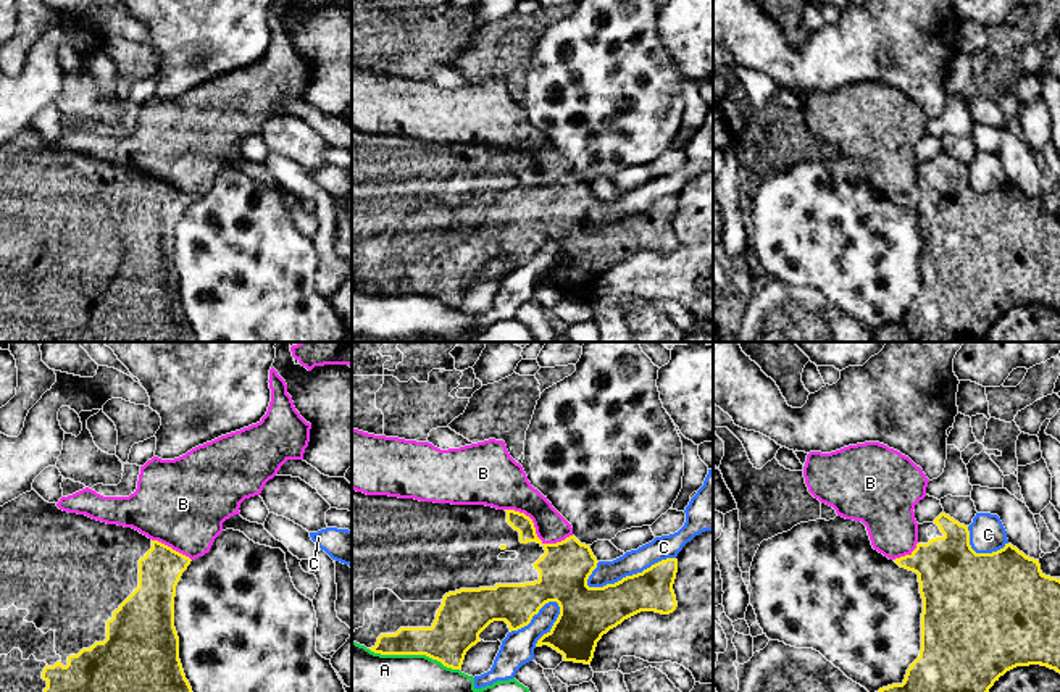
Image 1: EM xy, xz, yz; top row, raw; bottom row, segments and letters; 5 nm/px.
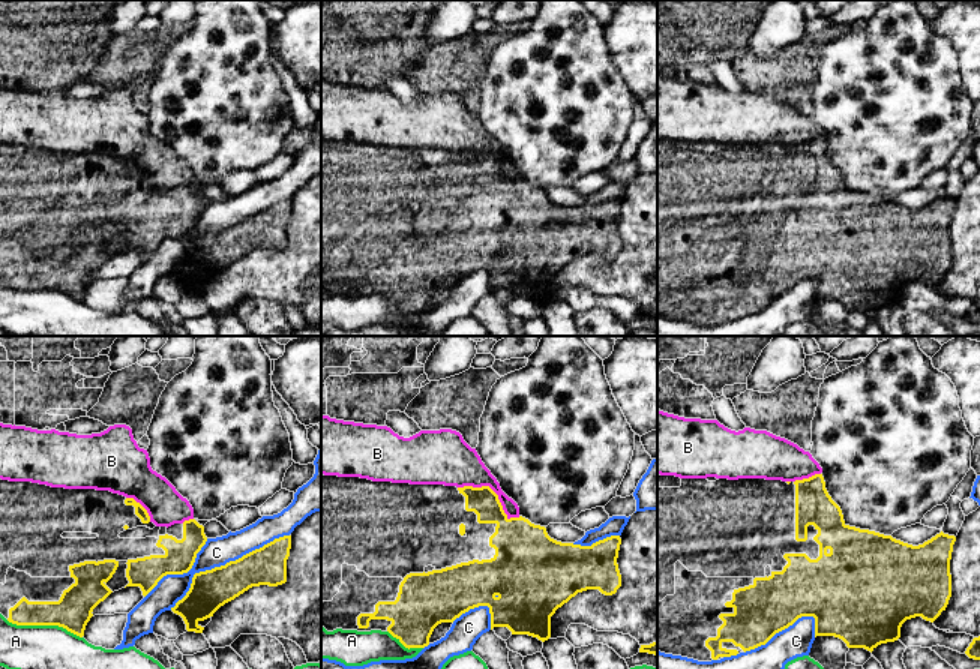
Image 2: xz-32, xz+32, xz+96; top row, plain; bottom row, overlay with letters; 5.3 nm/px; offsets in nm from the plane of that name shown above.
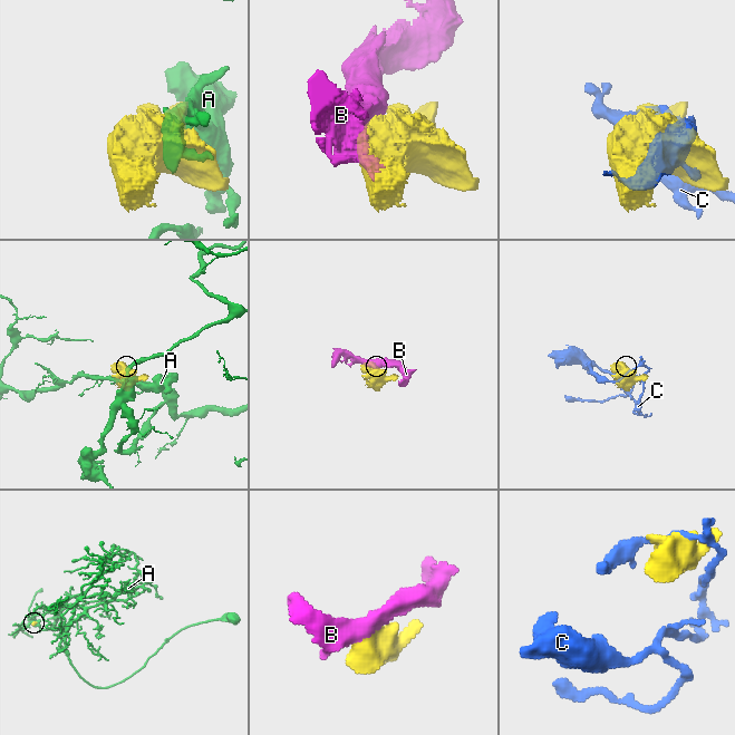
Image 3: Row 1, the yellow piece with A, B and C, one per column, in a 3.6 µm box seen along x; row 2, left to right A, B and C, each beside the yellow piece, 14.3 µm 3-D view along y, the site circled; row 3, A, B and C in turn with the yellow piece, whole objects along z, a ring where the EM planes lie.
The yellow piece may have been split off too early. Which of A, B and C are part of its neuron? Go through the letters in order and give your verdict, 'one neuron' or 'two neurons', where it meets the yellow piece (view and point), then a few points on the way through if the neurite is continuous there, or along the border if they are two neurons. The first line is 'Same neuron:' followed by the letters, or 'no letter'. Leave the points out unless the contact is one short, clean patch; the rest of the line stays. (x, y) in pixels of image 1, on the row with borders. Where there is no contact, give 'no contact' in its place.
Same neuron: no letter
A: two neurons; contact xz (413, 654)
B: two neurons; contact xz (534, 533)
C: two neurons; contact xz (630, 576)

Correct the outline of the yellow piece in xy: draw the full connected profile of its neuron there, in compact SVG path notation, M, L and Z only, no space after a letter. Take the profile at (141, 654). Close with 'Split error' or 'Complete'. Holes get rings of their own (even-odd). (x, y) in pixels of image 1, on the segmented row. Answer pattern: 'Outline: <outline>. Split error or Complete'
Outline: M34 489L0 506L0 692L192 692L174 627L176 586L190 561L132 527L63 511Z. Split error

